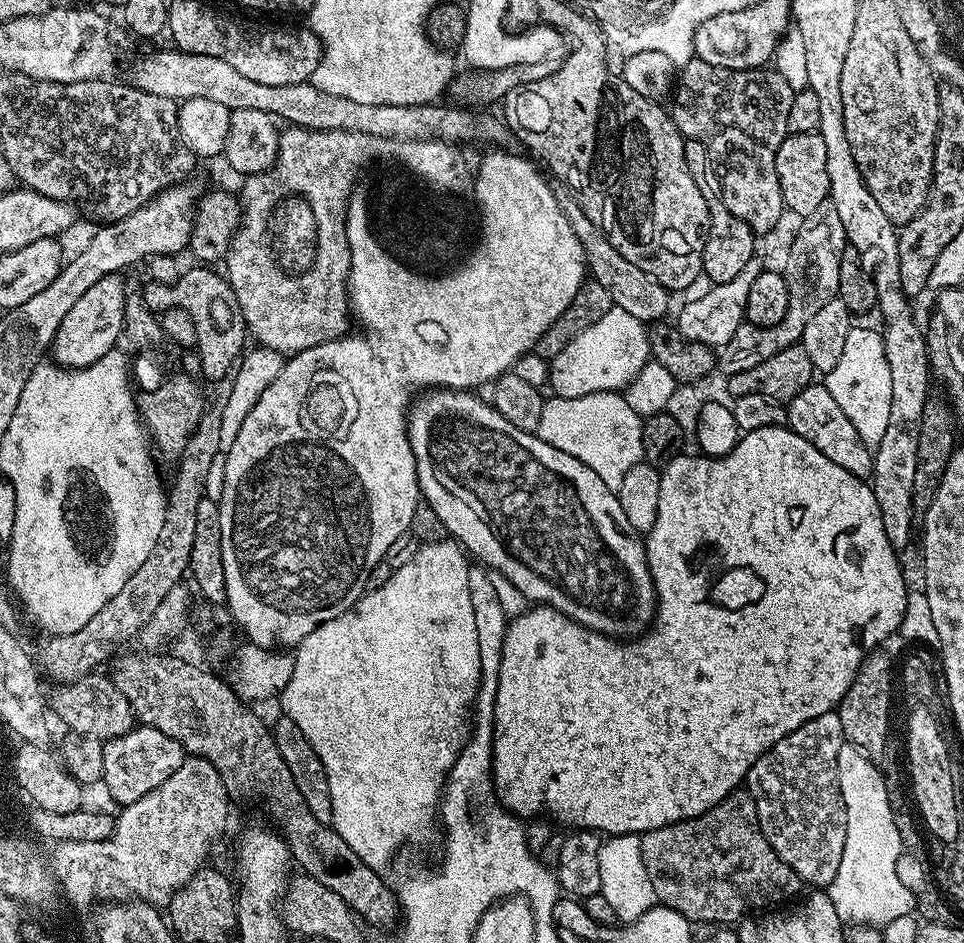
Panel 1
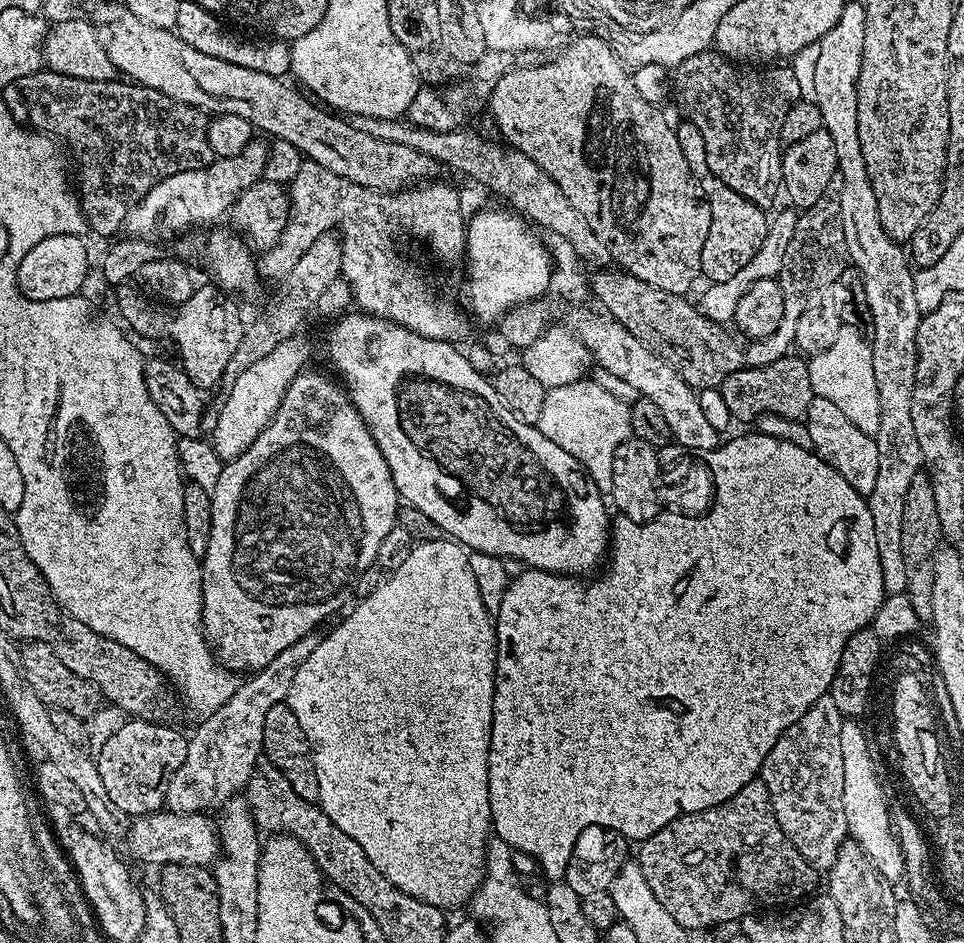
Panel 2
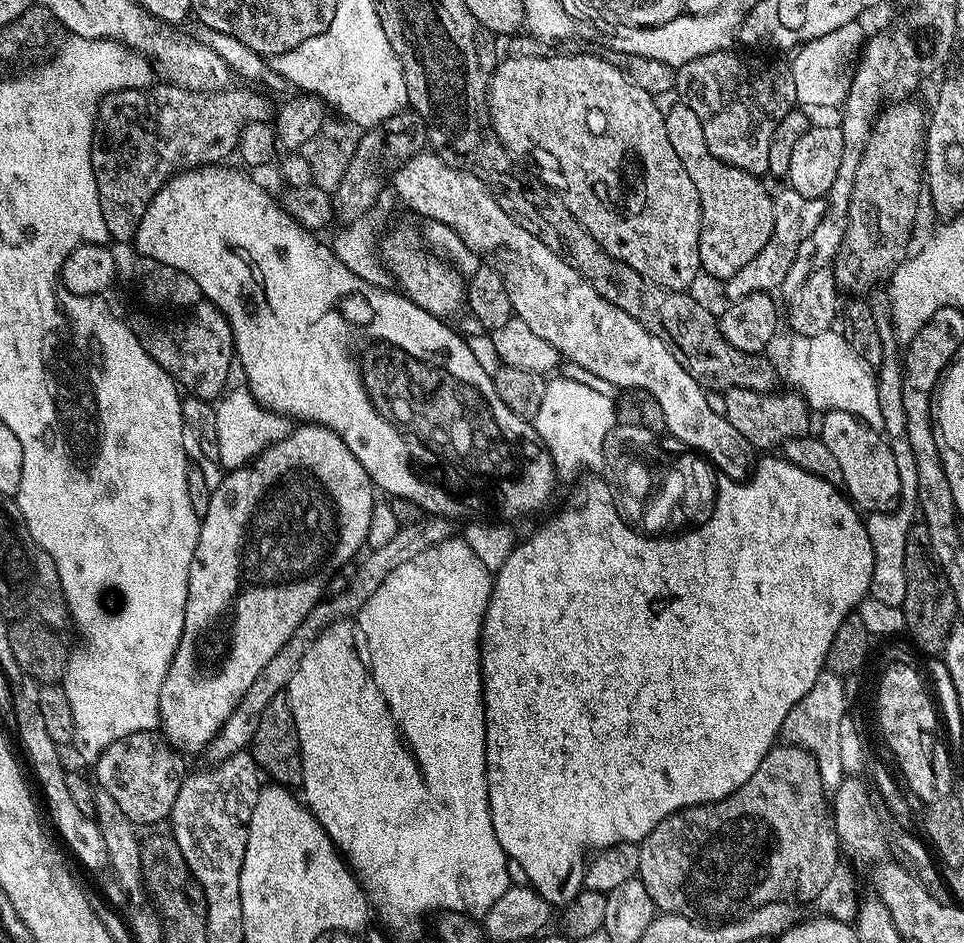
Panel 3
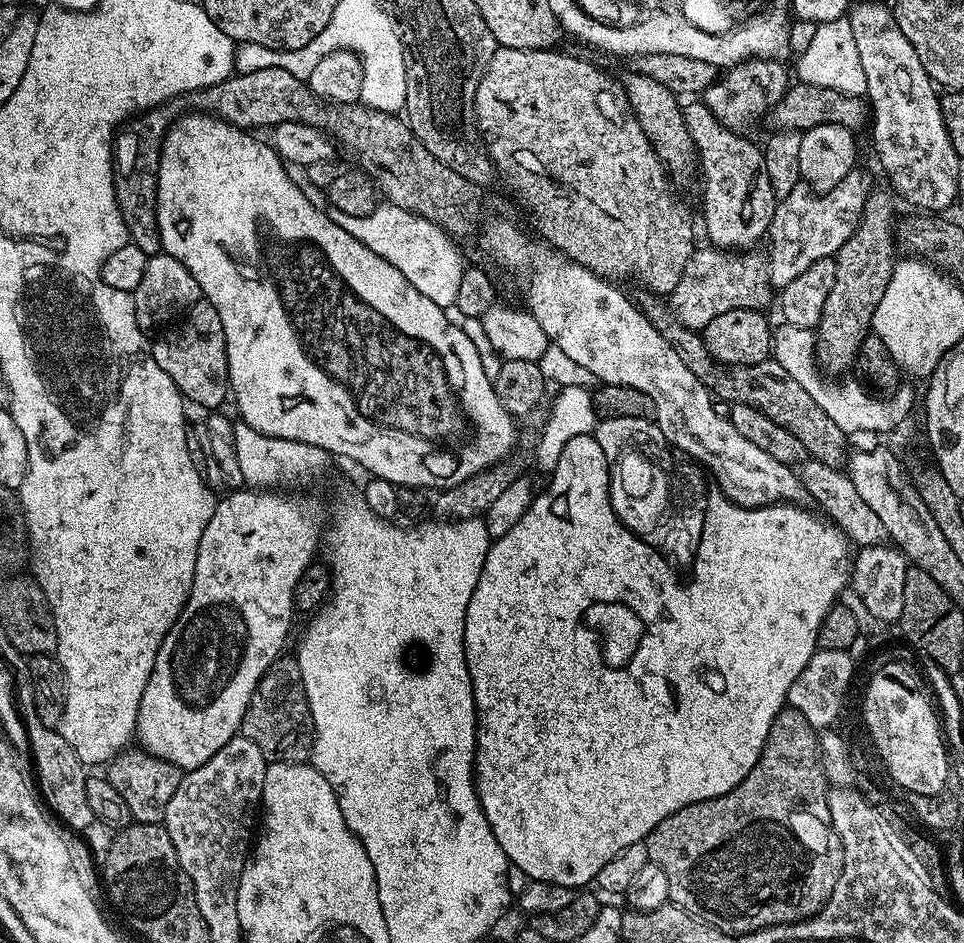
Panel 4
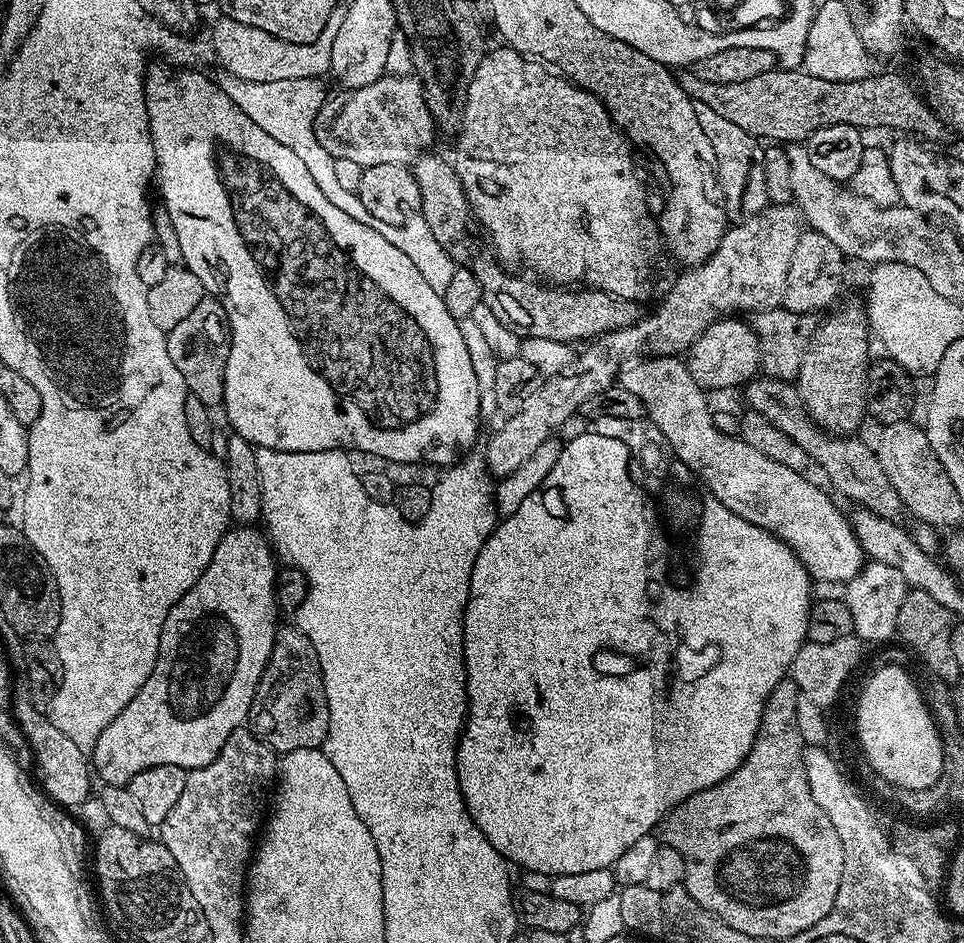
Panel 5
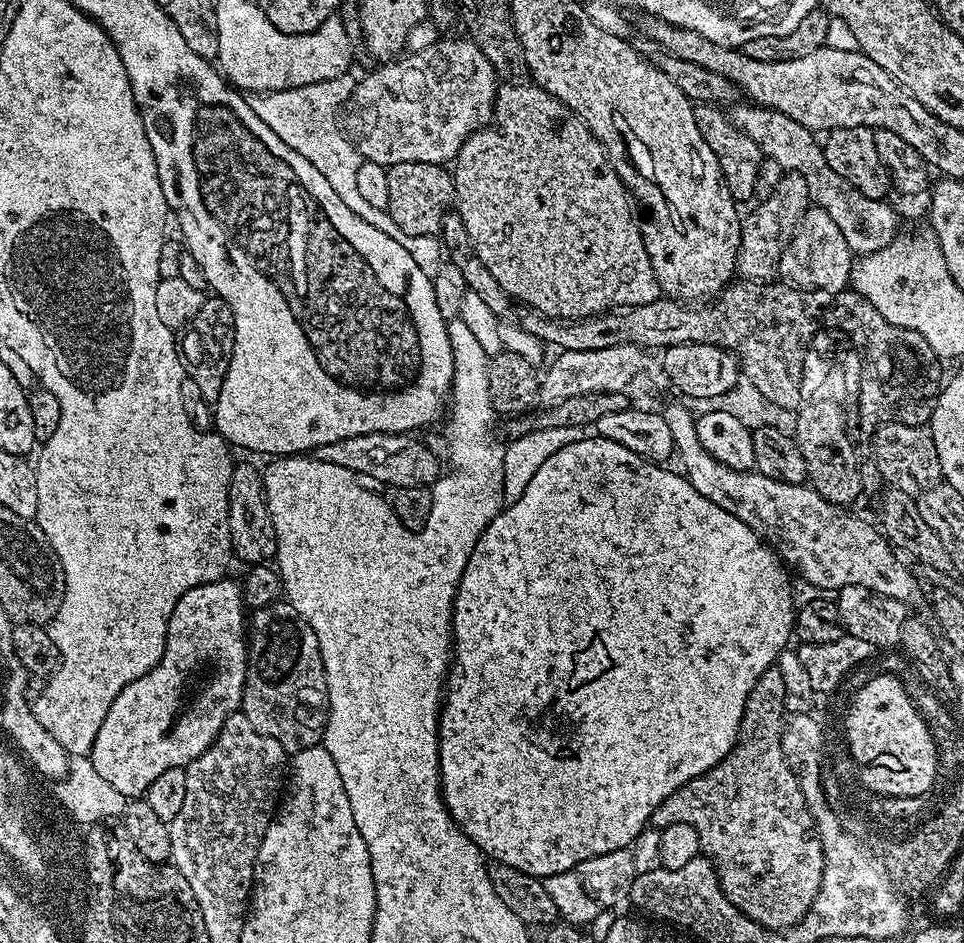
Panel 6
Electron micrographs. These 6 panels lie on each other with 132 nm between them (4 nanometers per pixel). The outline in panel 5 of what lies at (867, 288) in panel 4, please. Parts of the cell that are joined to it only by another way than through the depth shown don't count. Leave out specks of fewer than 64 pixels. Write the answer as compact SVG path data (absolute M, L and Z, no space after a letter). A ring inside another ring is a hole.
M856 300L839 304L823 317L825 320L819 321L812 333L808 347L800 357L800 375L794 383L808 417L818 427L838 436L850 436L859 433L860 423L866 420L870 329L868 313L861 301L860 304Z

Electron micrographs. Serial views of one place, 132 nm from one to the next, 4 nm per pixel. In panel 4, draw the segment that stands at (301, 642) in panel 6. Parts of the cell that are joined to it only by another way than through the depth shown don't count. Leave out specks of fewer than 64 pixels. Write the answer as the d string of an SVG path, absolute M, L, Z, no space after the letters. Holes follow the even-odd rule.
M281 655L272 663L271 668L260 680L260 685L250 698L250 706L240 723L239 735L250 738L264 751L265 757L277 760L299 761L300 756L312 746L314 725L312 722L312 706L304 693L304 683L300 673L300 661Z

